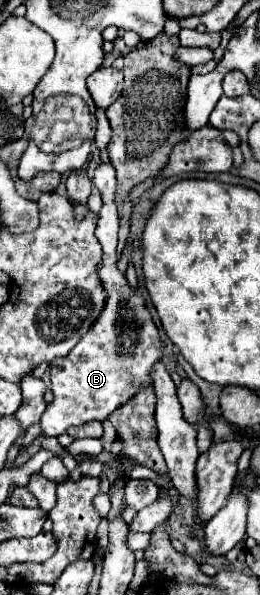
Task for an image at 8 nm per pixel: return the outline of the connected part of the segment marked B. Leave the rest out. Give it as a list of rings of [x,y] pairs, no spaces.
[[[101,162],[95,168],[93,184],[99,188],[103,198],[103,208],[97,222],[97,238],[103,246],[103,262],[99,268],[101,284],[107,290],[107,304],[91,330],[81,338],[81,342],[63,358],[55,358],[51,366],[51,390],[55,400],[47,404],[41,418],[41,428],[45,436],[65,434],[69,426],[79,426],[89,420],[107,418],[117,406],[121,406],[129,396],[133,396],[139,386],[151,384],[149,370],[163,356],[163,344],[159,330],[145,306],[145,298],[133,292],[127,278],[117,270],[117,230],[119,216],[115,204],[115,170],[111,162]]]

